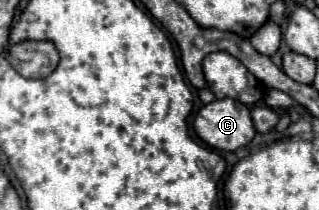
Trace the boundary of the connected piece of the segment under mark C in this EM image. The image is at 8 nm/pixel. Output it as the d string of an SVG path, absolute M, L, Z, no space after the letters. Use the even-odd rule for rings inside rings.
M232 98L202 106L194 116L194 130L208 146L228 152L246 146L256 134L248 106Z

